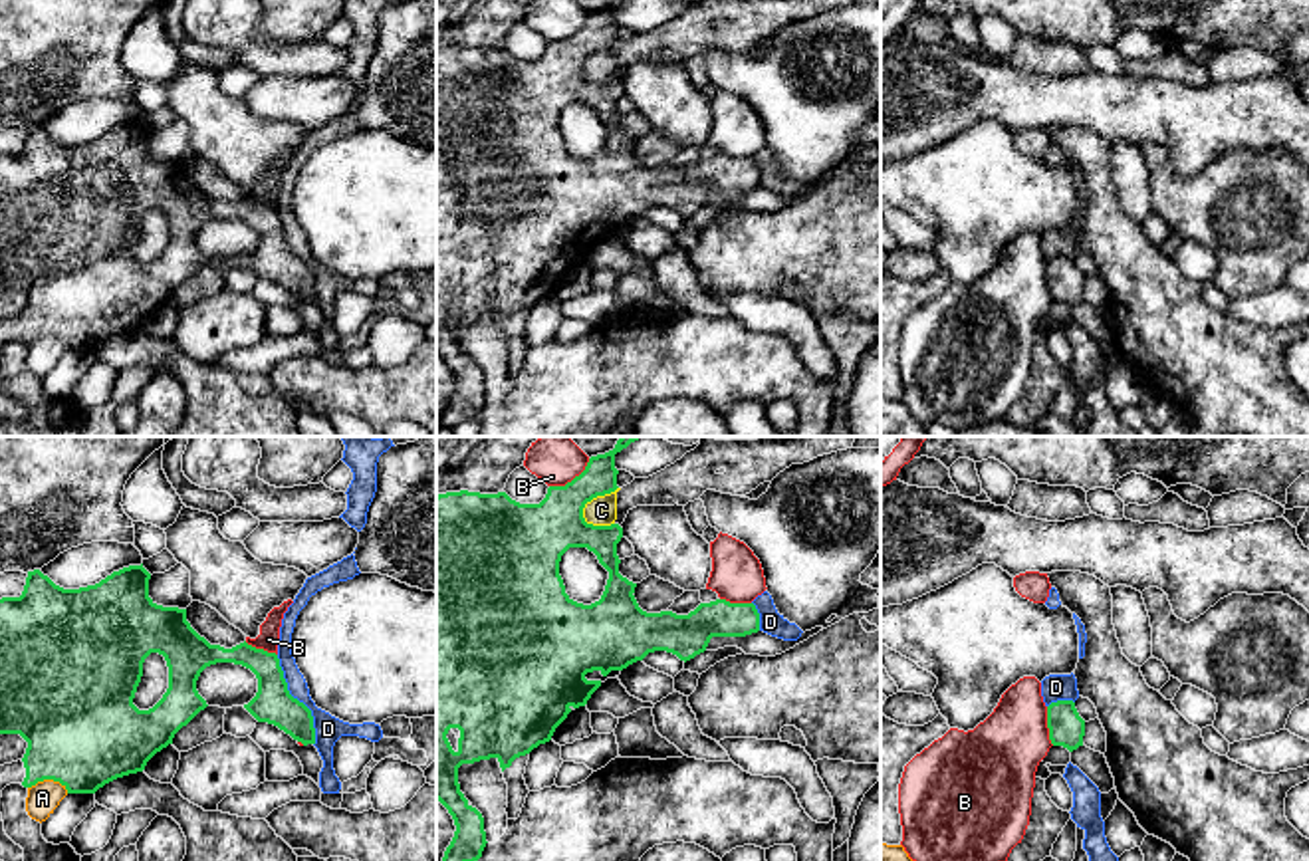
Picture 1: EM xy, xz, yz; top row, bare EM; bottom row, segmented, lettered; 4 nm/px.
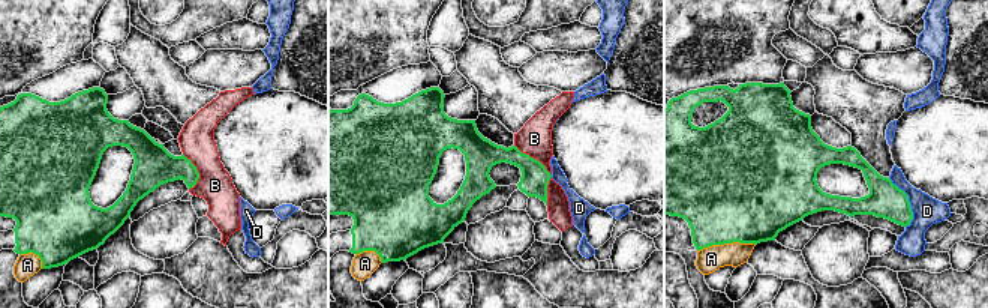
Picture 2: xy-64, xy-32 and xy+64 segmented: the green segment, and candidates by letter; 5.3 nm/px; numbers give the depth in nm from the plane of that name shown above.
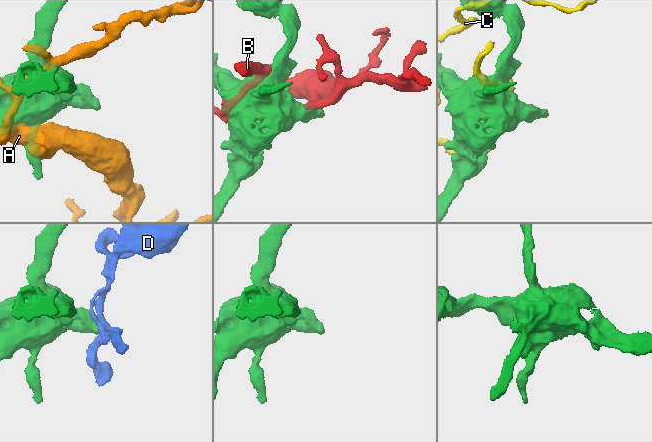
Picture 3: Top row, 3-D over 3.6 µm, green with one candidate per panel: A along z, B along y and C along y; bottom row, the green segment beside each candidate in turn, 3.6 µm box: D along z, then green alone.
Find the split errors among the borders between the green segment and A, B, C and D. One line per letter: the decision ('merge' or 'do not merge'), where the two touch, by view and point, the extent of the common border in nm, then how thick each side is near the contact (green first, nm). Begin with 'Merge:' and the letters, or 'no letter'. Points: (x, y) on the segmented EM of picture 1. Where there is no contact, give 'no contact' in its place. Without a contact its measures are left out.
Merge: no letter
A: do not merge; meets green in xy at (48, 778); contact 170 nm long; 460 nm thick on the green side, 130 nm on the other
B: do not merge; meets green in xz at (574, 479); contact 200 nm long; 240 nm thick on the green side, 200 nm on the other
C: do not merge; meets green in xz at (592, 498); contact 200 nm long; 240 nm thick on the green side, 120 nm on the other
D: do not merge; meets green in xy at (296, 699); contact 400 nm long; 160 nm thick on the green side, 110 nm on the other

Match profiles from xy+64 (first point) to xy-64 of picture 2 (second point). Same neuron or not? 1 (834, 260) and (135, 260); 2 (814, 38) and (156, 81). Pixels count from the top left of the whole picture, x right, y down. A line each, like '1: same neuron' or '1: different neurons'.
1: different neurons
2: different neurons

